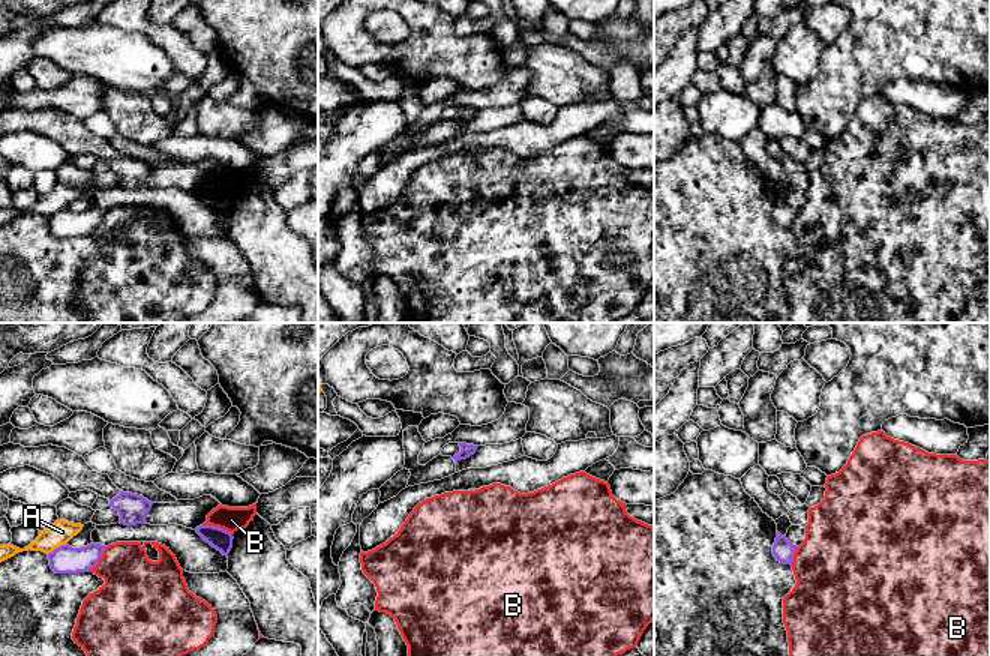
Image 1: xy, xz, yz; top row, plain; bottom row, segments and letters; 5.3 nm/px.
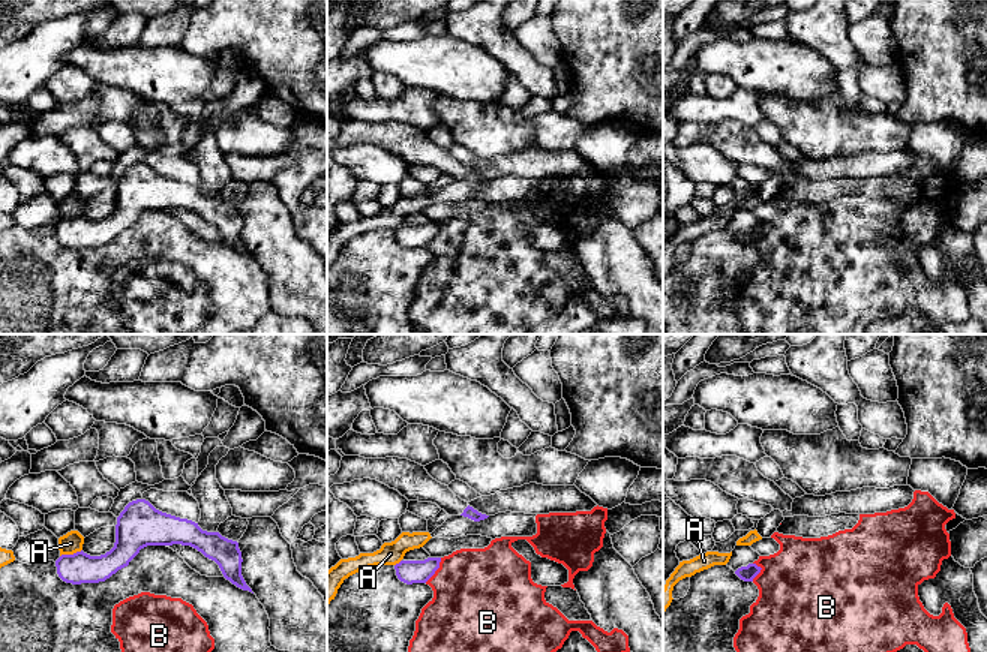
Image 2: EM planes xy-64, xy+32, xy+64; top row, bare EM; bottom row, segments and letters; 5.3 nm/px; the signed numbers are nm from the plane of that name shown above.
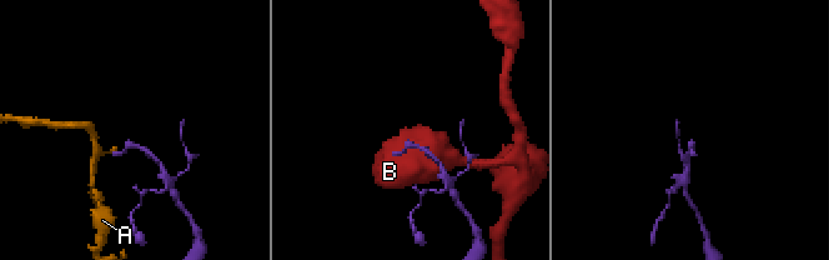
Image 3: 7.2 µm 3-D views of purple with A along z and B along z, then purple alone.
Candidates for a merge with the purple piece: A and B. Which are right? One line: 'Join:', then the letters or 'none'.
Join: none

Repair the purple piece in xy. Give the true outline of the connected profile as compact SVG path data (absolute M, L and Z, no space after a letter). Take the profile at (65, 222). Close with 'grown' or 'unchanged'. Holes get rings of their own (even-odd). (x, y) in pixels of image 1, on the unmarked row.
M68 207L48 218L50 230L56 237L90 236L100 224L105 209L90 207L72 212Z; unchanged

